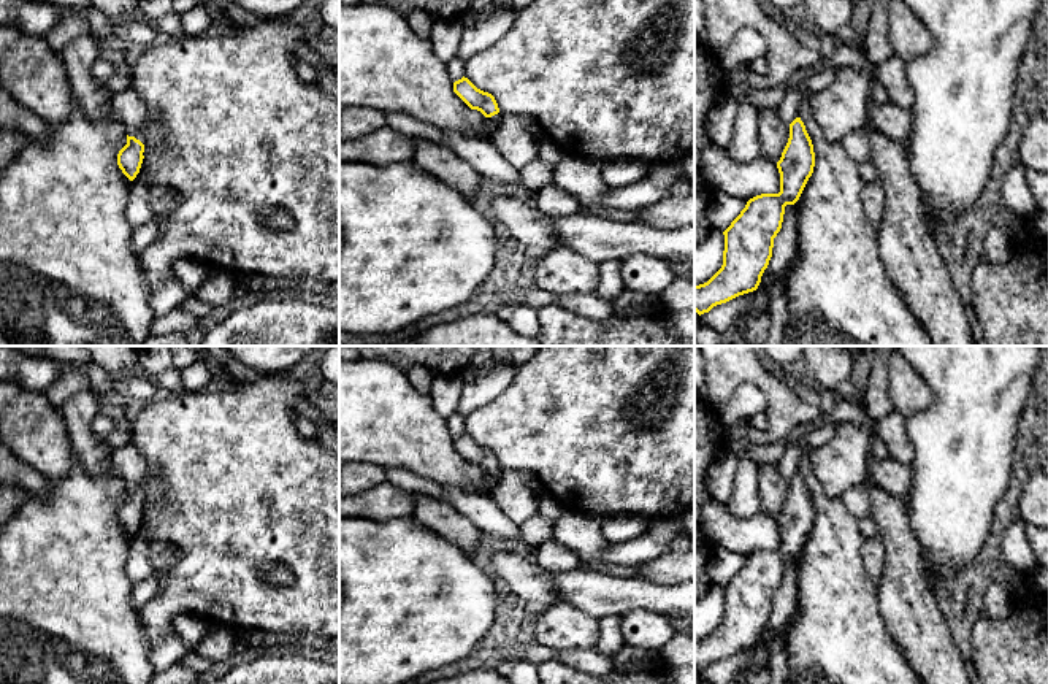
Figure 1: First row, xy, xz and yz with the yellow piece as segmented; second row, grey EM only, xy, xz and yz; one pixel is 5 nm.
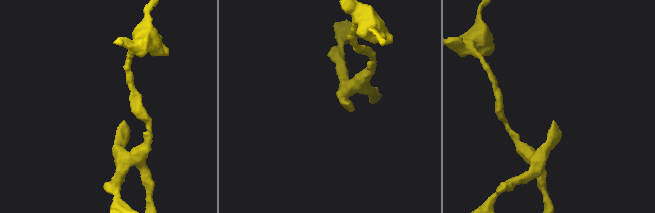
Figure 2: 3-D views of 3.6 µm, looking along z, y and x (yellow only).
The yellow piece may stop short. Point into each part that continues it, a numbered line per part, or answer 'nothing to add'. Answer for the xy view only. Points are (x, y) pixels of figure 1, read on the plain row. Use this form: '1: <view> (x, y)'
1: xy (129, 464)

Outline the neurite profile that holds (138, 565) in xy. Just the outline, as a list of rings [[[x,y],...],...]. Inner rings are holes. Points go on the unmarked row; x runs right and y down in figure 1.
[[[143,514],[140,528],[132,536],[127,560],[127,574],[133,584],[151,576],[155,570],[149,559],[149,546],[155,538],[146,528],[146,516]]]

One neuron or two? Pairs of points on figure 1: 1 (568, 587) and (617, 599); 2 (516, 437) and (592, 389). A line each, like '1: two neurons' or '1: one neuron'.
1: one neuron
2: one neuron

